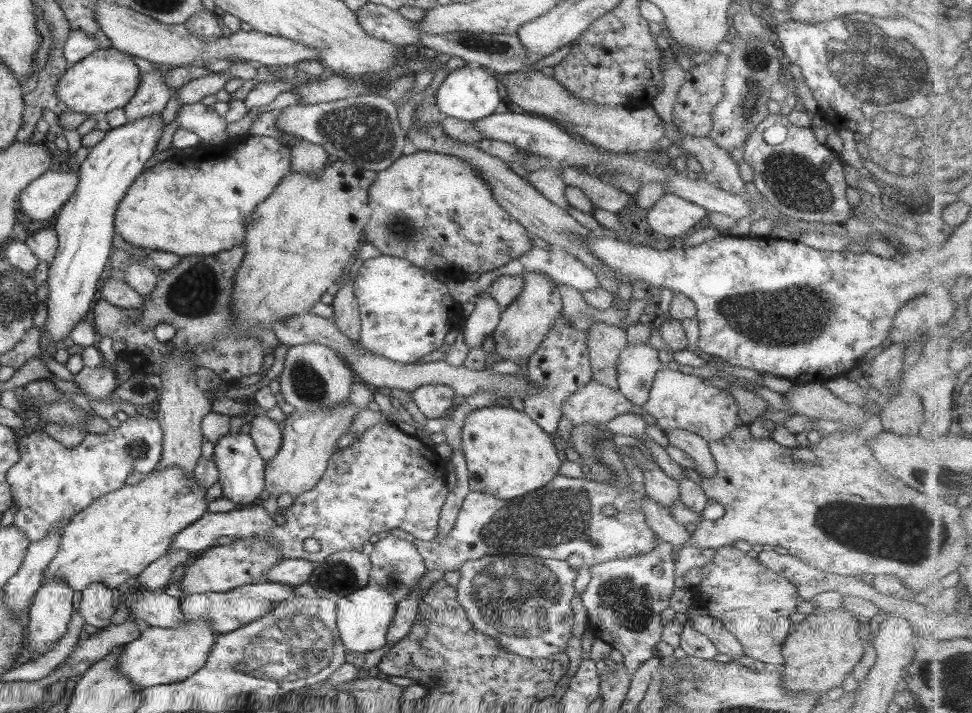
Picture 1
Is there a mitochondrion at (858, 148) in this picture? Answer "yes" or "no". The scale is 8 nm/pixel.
no

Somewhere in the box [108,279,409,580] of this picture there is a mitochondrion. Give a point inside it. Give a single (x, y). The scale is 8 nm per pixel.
(306, 384)

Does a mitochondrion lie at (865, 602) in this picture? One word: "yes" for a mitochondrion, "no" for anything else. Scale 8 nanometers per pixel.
no

